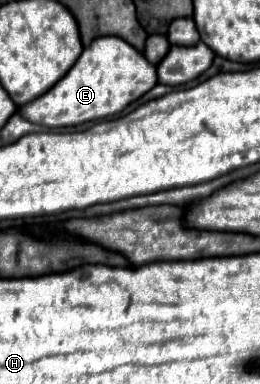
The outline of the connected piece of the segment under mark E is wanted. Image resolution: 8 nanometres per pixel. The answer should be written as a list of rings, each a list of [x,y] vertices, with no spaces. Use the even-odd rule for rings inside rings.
[[[98,37],[80,55],[74,67],[44,95],[24,105],[22,115],[44,127],[72,127],[94,119],[122,113],[132,101],[140,99],[158,83],[156,67],[120,37]]]

